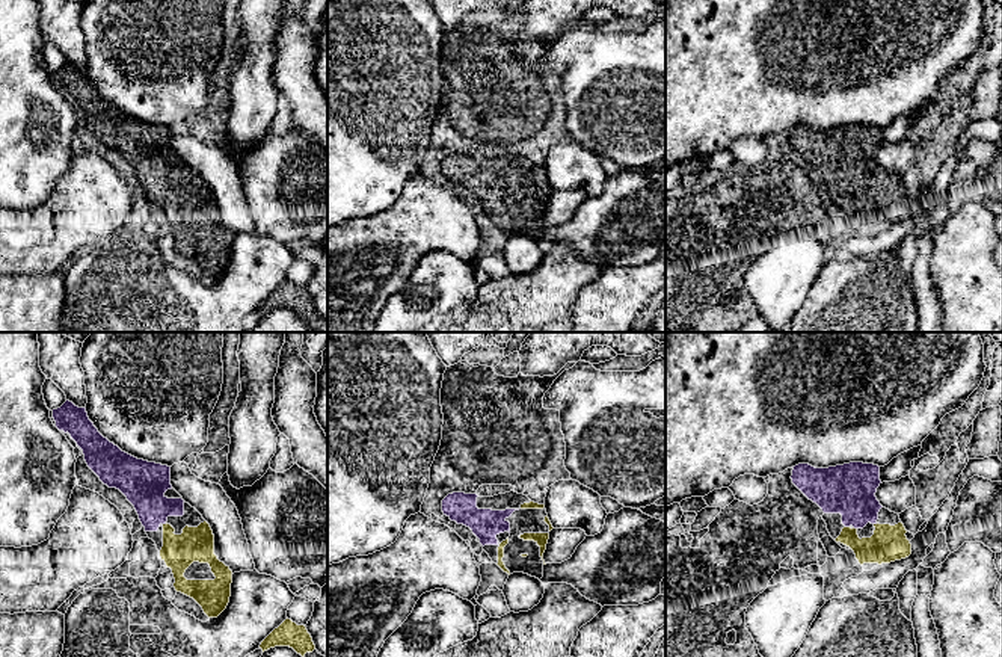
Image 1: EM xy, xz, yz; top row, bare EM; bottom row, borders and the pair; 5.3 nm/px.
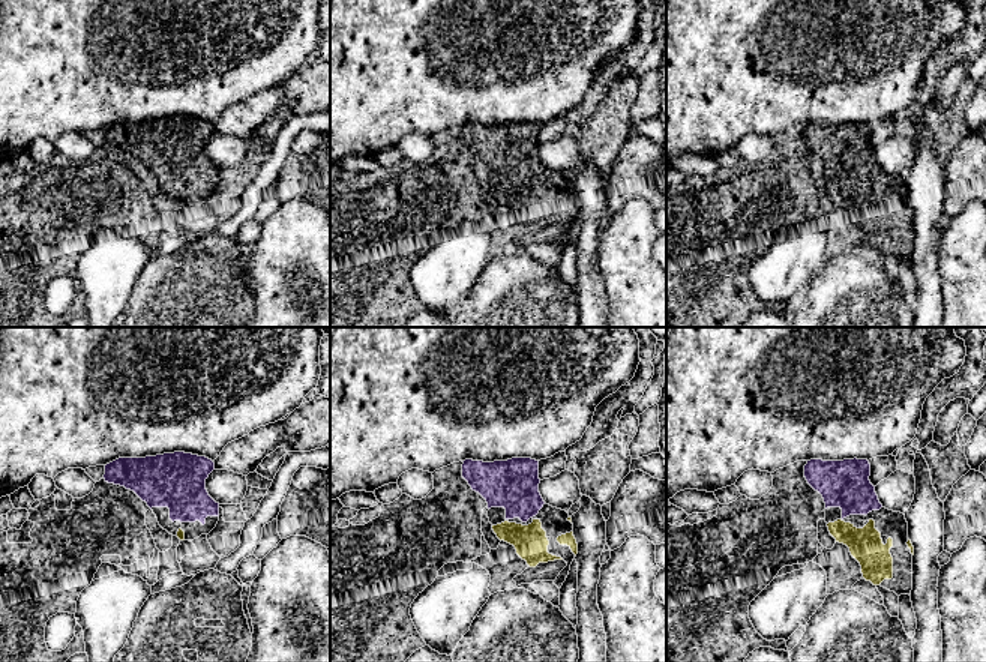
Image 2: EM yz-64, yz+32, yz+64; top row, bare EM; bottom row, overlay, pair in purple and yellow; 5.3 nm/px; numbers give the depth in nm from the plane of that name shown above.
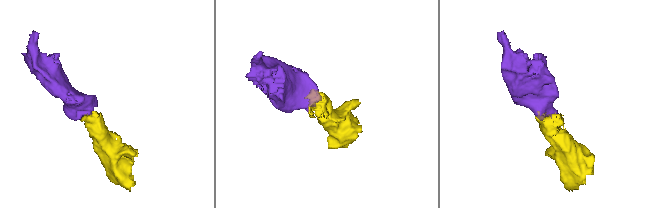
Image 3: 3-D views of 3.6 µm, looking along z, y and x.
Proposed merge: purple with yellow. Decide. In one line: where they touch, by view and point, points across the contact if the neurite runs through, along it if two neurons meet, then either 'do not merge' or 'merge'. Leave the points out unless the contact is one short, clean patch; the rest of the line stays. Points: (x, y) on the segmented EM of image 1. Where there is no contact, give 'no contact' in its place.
meets purple in yz at (847, 526); runs through yz (850, 490), (847, 526), (859, 544), (888, 544); merge

